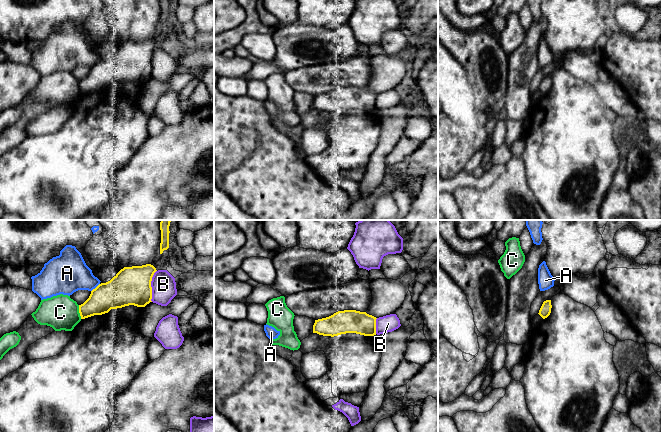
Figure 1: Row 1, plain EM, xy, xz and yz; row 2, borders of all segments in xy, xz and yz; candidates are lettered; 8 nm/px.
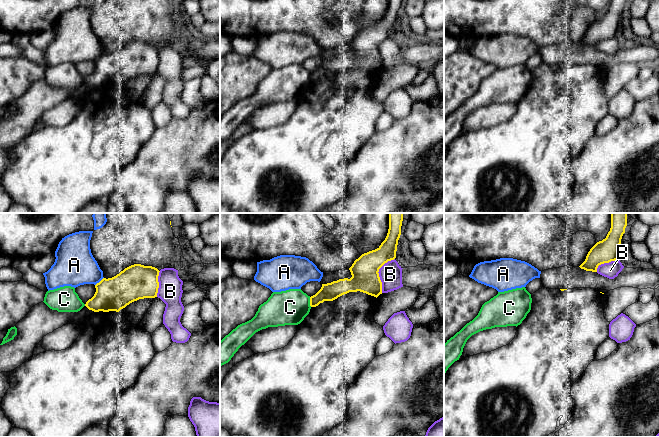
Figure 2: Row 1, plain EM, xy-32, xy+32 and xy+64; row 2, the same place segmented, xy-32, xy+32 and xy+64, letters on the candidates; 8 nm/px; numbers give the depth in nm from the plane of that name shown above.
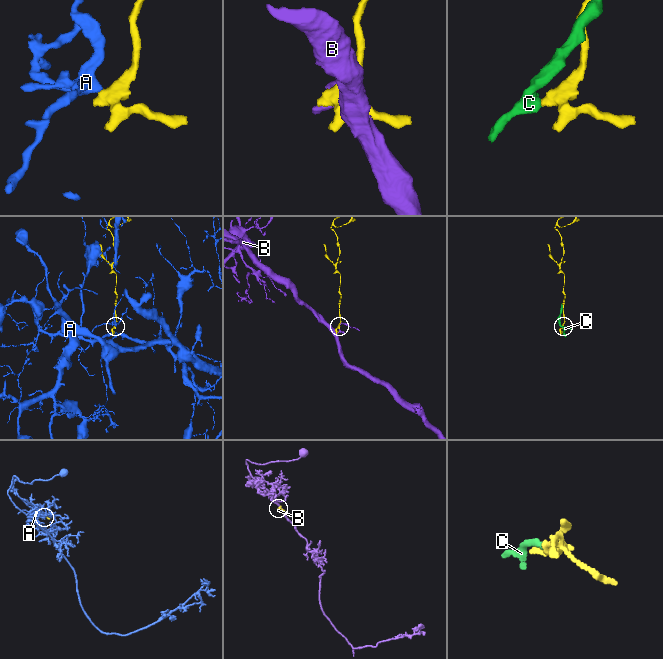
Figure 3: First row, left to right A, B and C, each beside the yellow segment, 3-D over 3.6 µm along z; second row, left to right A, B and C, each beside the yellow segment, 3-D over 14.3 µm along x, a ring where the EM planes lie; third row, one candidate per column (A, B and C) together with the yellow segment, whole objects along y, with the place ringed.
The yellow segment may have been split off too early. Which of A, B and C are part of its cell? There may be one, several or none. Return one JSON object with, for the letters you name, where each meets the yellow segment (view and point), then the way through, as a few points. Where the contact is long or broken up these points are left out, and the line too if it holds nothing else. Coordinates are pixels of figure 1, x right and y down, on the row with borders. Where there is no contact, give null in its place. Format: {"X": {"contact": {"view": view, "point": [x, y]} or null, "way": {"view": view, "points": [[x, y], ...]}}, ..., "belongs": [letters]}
{"belongs": []}

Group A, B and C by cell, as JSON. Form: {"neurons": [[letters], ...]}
{"neurons": [["A"], ["B"], ["C"]]}

